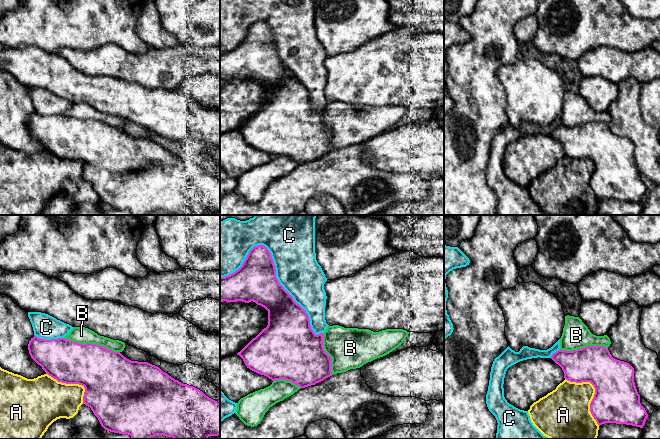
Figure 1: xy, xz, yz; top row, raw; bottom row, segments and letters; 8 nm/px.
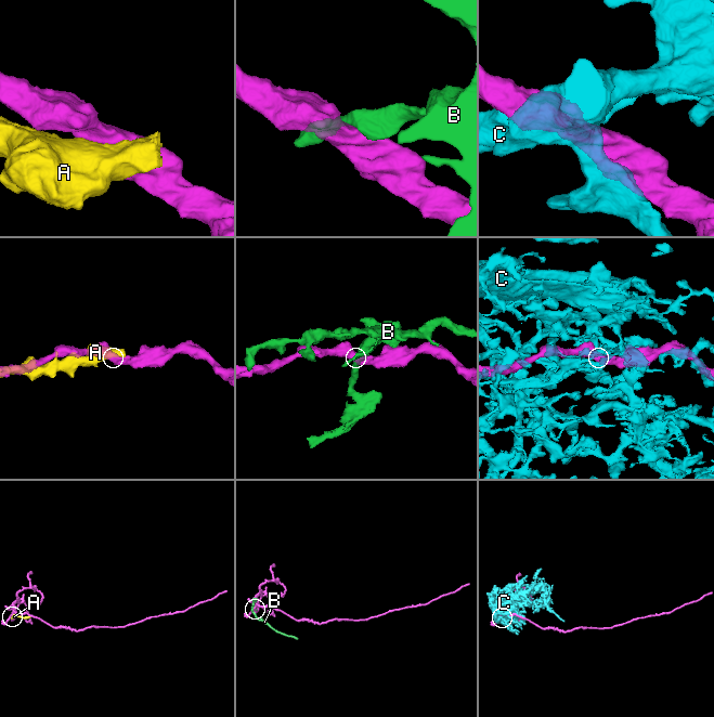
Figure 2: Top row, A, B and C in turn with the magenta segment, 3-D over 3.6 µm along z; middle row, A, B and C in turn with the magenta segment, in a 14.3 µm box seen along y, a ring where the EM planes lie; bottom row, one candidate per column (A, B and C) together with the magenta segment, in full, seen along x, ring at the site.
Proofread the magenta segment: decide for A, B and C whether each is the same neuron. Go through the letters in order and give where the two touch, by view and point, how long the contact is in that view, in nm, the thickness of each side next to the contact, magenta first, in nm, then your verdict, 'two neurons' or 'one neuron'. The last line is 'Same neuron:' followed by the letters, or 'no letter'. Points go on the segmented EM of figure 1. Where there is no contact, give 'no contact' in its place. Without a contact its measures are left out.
A: meets magenta in yz at (595, 392); contact 480 nm long; 360 nm thick on the magenta side, 360 nm on the other; two neurons
B: meets magenta in xy at (92, 344); contact 460 nm long; 380 nm thick on the magenta side, 140 nm on the other; two neurons
C: meets magenta in xz at (274, 268); contact 950 nm long; 320 nm thick on the magenta side, 380 nm on the other; two neurons
Same neuron: no letter

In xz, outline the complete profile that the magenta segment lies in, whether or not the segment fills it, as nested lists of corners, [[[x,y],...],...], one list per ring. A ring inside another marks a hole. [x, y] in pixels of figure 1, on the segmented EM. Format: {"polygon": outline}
{"polygon": [[[254,246],[238,270],[220,277],[220,302],[223,301],[253,301],[268,311],[267,327],[237,353],[247,368],[272,381],[291,381],[300,388],[315,385],[332,376],[332,358],[325,352],[322,343],[324,332],[314,333],[306,311],[279,283],[271,253],[265,246]]]}

